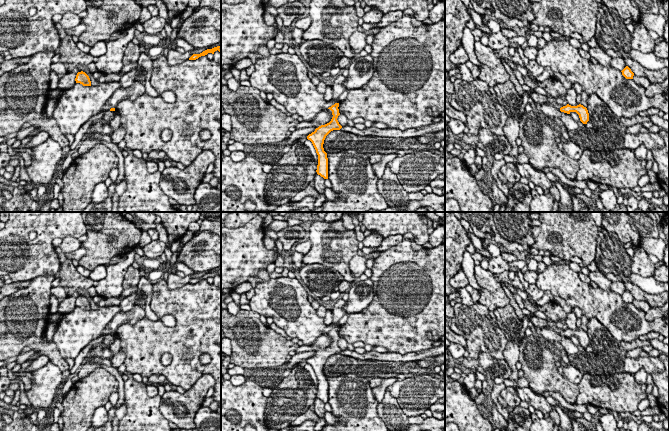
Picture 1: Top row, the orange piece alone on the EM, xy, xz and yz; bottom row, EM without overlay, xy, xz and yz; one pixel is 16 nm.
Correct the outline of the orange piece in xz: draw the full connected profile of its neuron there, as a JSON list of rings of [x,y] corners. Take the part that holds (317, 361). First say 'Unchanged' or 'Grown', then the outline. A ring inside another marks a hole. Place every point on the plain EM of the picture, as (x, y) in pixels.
Unchanged. [[[335,327],[328,333],[332,335],[332,343],[329,347],[321,349],[315,353],[314,356],[307,360],[307,363],[310,364],[316,374],[318,379],[318,389],[317,389],[317,398],[328,403],[328,382],[327,377],[324,375],[323,368],[326,360],[333,354],[340,354],[342,350],[339,348],[337,342],[340,339],[339,337],[339,327]]]

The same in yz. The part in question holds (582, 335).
Unchanged. [[[567,328],[566,330],[563,330],[560,332],[561,336],[570,338],[571,336],[576,336],[579,339],[580,345],[583,348],[587,348],[587,346],[589,345],[589,337],[586,331],[584,331],[583,329],[579,328],[577,330],[571,330],[569,328]]]

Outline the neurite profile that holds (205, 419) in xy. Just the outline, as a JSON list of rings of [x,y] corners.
[[[202,406],[197,411],[194,422],[197,431],[221,431],[221,416],[210,407]]]

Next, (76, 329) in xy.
[[[120,306],[83,310],[75,307],[63,315],[53,336],[62,358],[75,359],[92,340],[98,338],[108,323],[120,312]]]

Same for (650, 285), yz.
[[[603,273],[611,282],[626,282],[630,281],[640,287],[643,291],[649,294],[660,294],[669,292],[669,281],[657,281],[654,276],[643,277],[638,274],[631,273],[628,277],[615,275],[613,273]]]

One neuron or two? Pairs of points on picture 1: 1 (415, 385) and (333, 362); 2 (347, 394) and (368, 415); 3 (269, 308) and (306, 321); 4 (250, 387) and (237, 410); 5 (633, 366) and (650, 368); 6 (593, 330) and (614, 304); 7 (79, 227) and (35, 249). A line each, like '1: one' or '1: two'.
1: two
2: one
3: one
4: one
5: one
6: two
7: one

